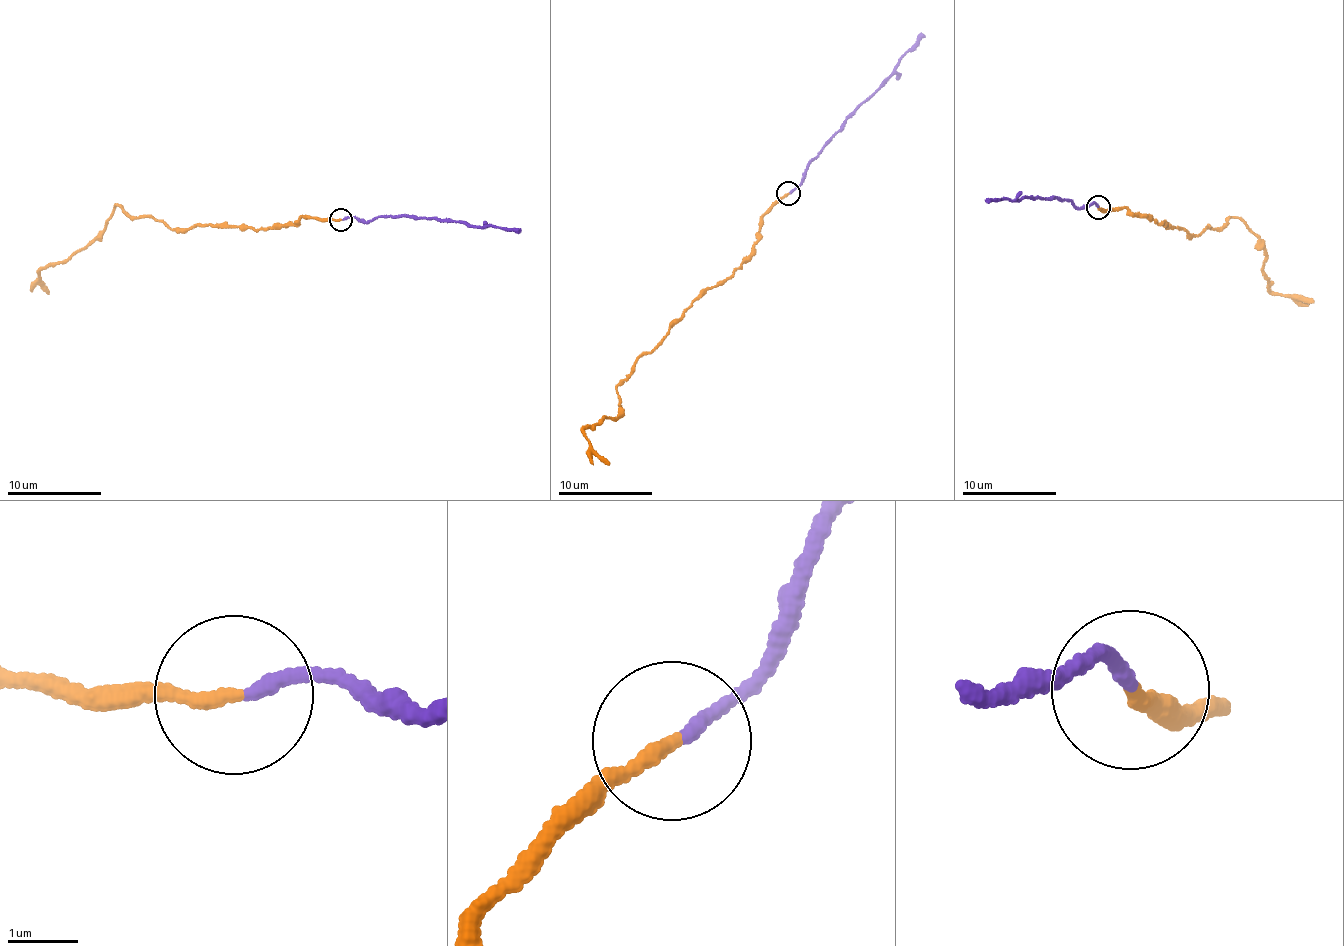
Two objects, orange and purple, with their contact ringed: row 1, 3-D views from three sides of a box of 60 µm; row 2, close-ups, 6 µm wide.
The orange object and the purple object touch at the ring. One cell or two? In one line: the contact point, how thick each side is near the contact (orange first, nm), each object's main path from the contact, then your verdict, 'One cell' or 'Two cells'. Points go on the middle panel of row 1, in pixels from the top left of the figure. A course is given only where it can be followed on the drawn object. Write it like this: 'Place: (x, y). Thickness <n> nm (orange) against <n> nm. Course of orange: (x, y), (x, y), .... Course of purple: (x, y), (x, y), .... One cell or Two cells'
Place: (788, 193). Thickness 200 nm (orange) against 180 nm. Course of orange: (788, 193), (763, 216), (755, 253), (694, 302), (617, 386), (622, 410), (584, 430), (596, 456), (608, 464). Course of purple: (790, 194), (808, 164), (831, 135), (880, 87), (921, 32). Two cells

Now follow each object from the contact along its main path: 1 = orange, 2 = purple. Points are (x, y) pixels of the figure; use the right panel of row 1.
1: (1098, 208), (1131, 210), (1193, 235), (1241, 219), (1257, 234), (1272, 292), (1313, 302)
2: (1099, 207), (1093, 202), (1076, 207), (1054, 195), (984, 199)

